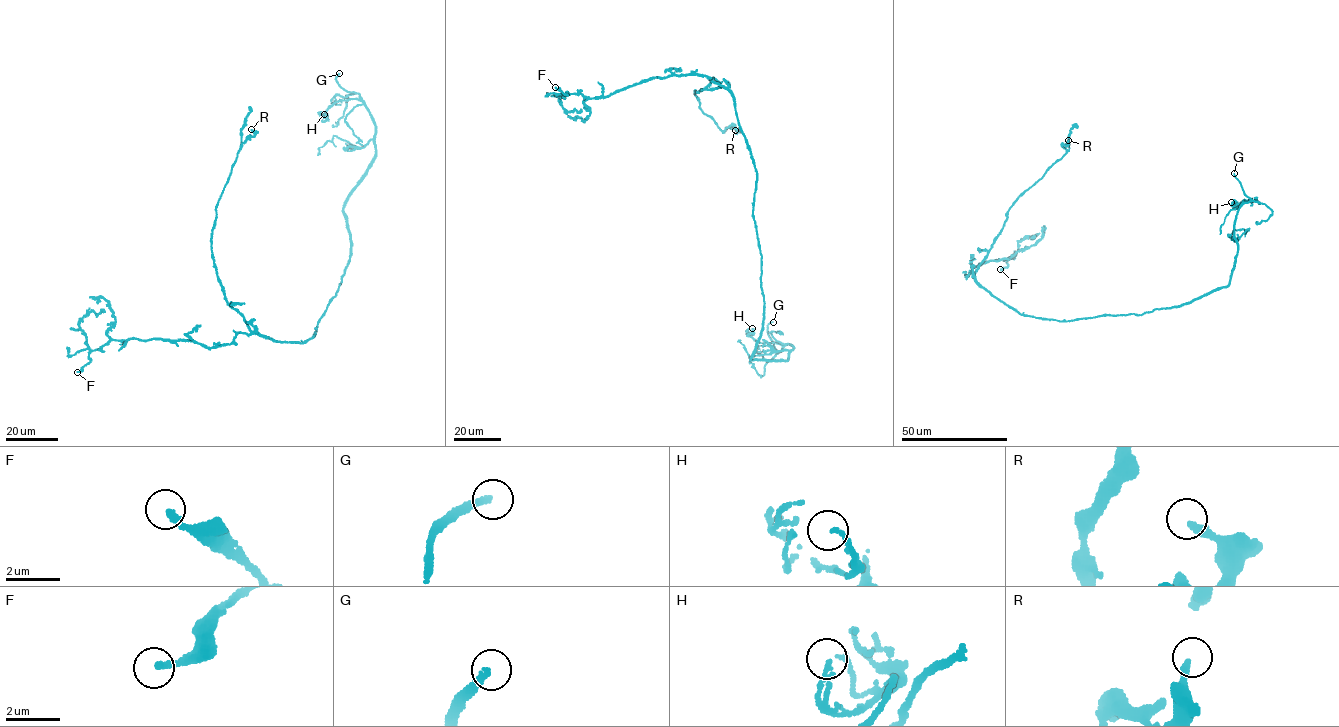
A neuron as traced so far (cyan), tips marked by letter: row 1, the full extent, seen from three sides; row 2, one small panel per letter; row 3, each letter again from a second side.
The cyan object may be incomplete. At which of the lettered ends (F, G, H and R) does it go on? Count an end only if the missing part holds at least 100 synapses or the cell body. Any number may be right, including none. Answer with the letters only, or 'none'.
G

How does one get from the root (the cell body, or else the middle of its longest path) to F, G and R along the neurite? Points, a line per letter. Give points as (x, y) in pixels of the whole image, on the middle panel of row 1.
F: (753, 214), (756, 169), (728, 90), (697, 74), (651, 77), (593, 98), (566, 92), (567, 95), (555, 87)
G: (753, 214), (764, 314), (751, 360), (789, 356), (792, 344), (778, 351), (768, 335), (773, 322)
R: (753, 214), (756, 169), (734, 99), (722, 85), (695, 91), (700, 109), (719, 129), (733, 125), (735, 130)

